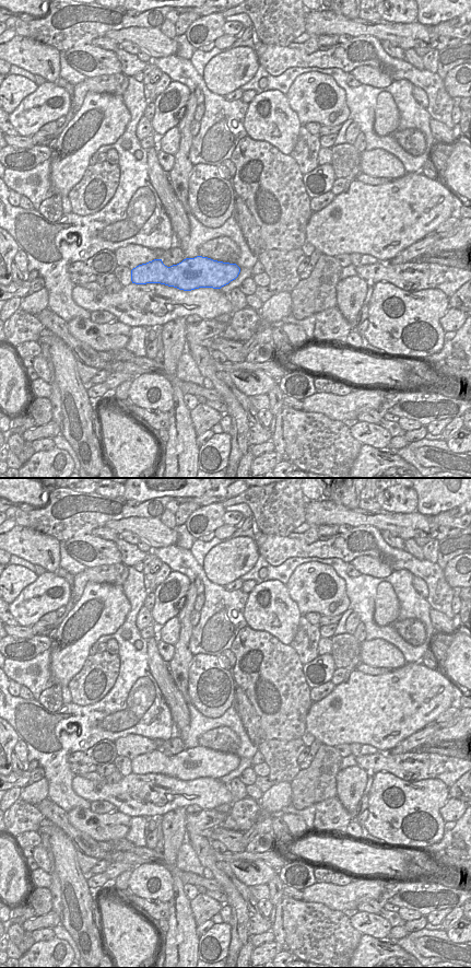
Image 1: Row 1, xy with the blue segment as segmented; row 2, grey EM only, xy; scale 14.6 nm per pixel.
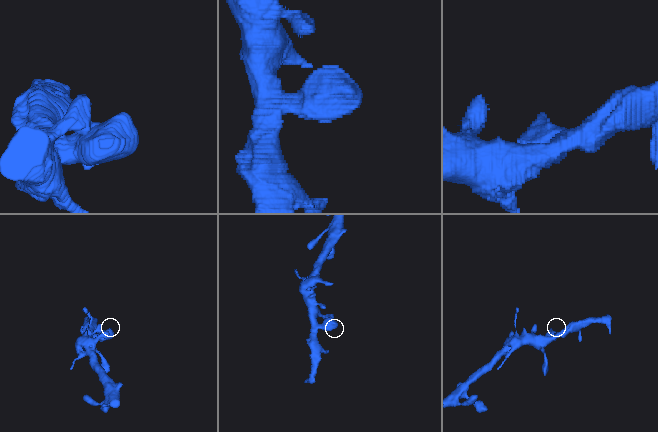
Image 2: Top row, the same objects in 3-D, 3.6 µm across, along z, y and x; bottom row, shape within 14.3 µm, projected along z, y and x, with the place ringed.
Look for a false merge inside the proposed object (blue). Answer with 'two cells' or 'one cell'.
one cell

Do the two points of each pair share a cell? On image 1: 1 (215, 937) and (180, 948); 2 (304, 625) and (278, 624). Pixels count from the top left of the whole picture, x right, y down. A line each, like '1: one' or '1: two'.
1: two
2: two

